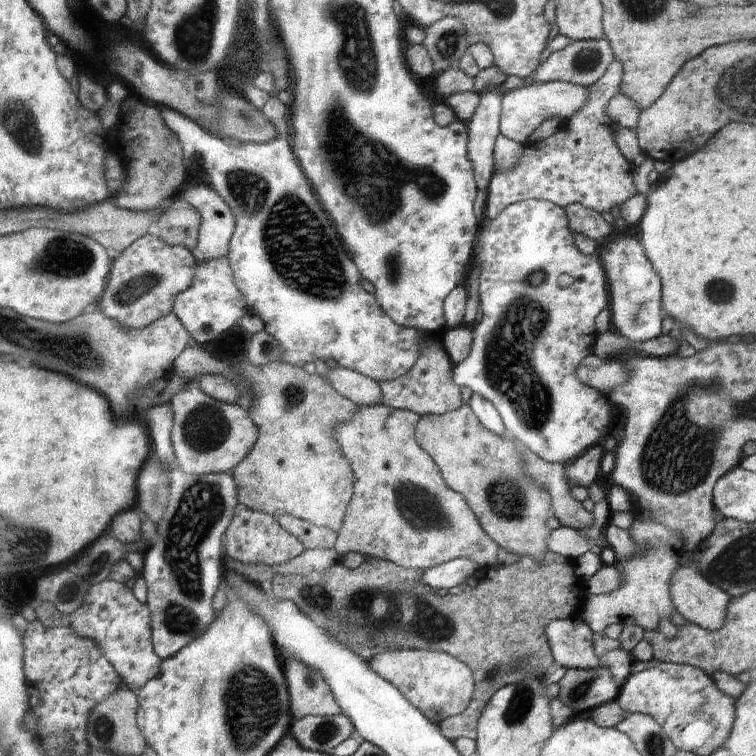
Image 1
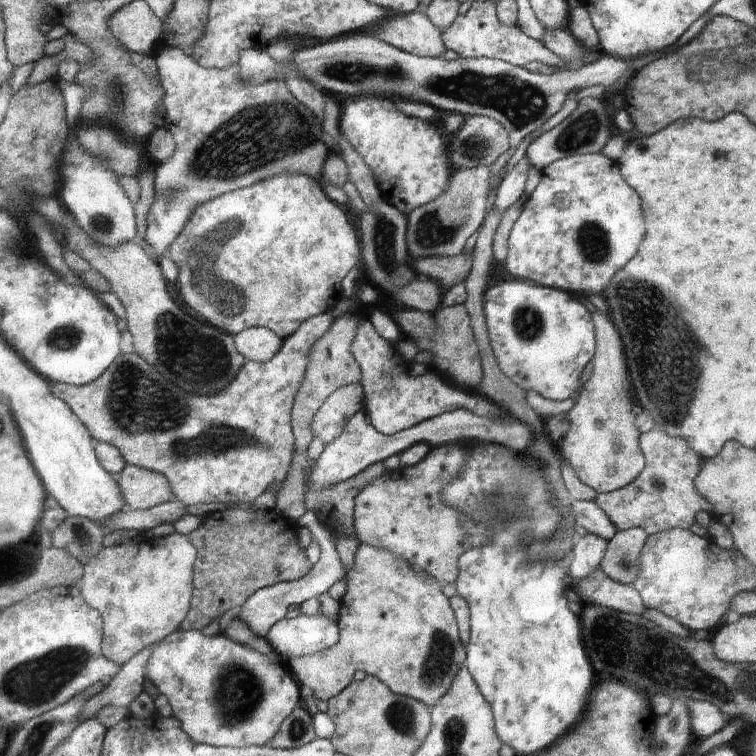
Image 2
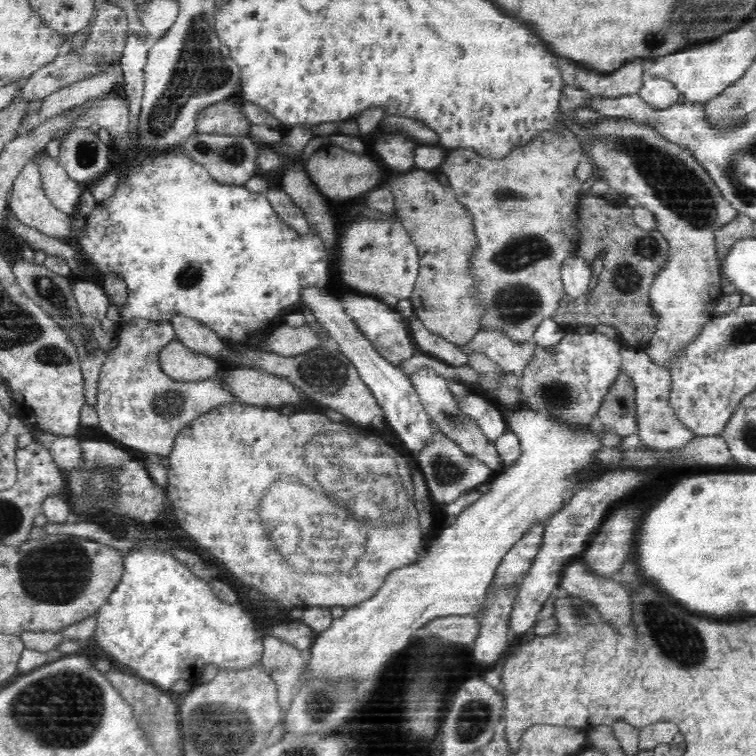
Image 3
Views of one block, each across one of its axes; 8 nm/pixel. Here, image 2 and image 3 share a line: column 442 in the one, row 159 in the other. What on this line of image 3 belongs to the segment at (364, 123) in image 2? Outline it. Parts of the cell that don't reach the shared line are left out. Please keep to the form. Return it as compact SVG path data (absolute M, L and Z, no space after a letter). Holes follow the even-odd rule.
M174 149L174 152L161 151L160 156L148 158L138 168L130 170L130 174L126 174L126 178L119 182L118 190L115 190L115 193L106 202L100 201L100 204L94 208L94 212L91 212L90 216L86 217L88 217L86 236L78 244L82 254L84 254L84 258L98 272L102 272L102 274L115 273L128 285L128 299L125 305L119 309L122 324L128 323L133 319L148 319L152 322L171 323L172 318L182 316L200 322L200 325L206 326L213 333L218 334L222 340L223 338L228 338L228 340L238 343L240 340L248 338L250 334L258 332L260 328L264 328L270 320L282 316L284 312L288 312L290 308L300 304L302 290L326 286L328 280L330 280L330 264L328 264L328 256L326 256L327 250L326 246L323 246L322 238L319 238L318 231L310 230L308 234L300 235L298 230L288 226L275 213L264 193L248 191L246 187L242 188L242 185L219 183L190 154L186 152L178 154L176 149Z

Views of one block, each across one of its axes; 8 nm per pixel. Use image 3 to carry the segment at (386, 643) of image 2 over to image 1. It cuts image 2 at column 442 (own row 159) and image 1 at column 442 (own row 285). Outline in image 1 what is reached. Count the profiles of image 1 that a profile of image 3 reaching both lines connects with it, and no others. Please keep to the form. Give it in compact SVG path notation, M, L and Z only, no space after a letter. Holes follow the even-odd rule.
M421 649L383 651L368 662L377 675L396 685L412 704L438 726L445 719L462 715L475 694L476 679L472 670L446 652Z

